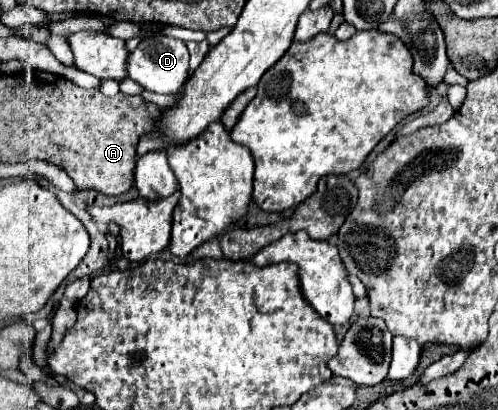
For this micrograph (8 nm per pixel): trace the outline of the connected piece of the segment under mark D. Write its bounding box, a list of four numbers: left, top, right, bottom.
[127,37,189,95]

